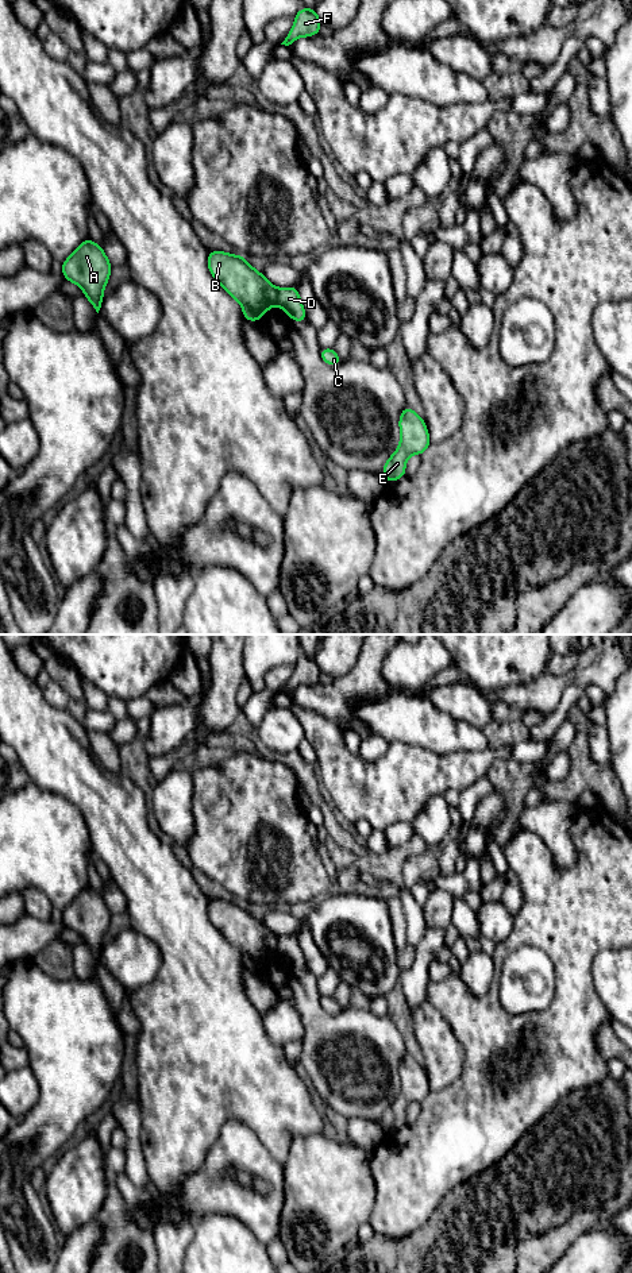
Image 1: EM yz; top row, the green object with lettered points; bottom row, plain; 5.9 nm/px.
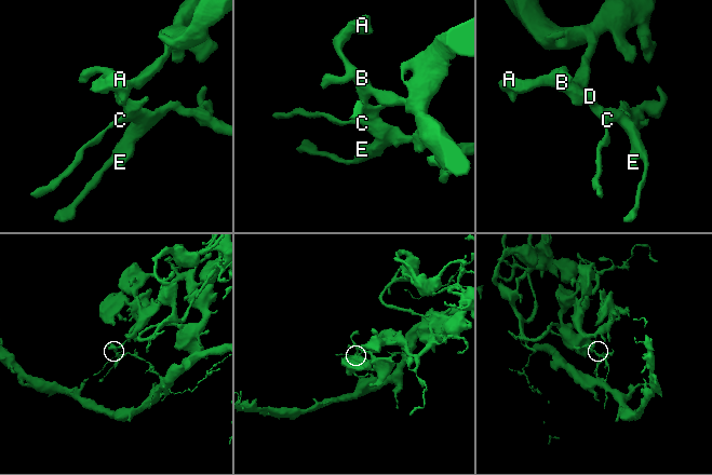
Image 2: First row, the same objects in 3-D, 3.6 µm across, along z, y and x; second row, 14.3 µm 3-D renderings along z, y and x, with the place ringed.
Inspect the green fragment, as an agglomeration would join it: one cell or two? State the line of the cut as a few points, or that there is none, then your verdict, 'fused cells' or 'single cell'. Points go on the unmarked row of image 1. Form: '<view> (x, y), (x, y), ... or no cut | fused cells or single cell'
yz (277, 937), (278, 952) | fused cells

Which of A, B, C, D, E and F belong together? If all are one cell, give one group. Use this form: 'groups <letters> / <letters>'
groups A B F / C D E

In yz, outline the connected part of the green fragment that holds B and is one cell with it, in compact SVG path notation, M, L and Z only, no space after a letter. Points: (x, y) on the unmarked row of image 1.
M209 899L208 917L242 953L244 968L259 969L267 957L278 953L278 937L250 914L244 904Z

